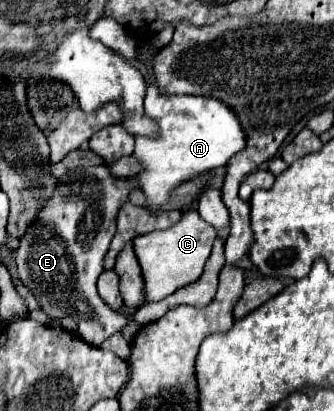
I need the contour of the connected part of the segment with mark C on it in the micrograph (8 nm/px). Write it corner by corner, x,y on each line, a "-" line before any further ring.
186,211
182,219
166,231
138,235
134,239
134,251
146,281
146,301
160,301
170,293
174,293
176,289
198,281
204,263
210,257
214,239
216,239
216,229
210,223
206,223
198,215
198,211

